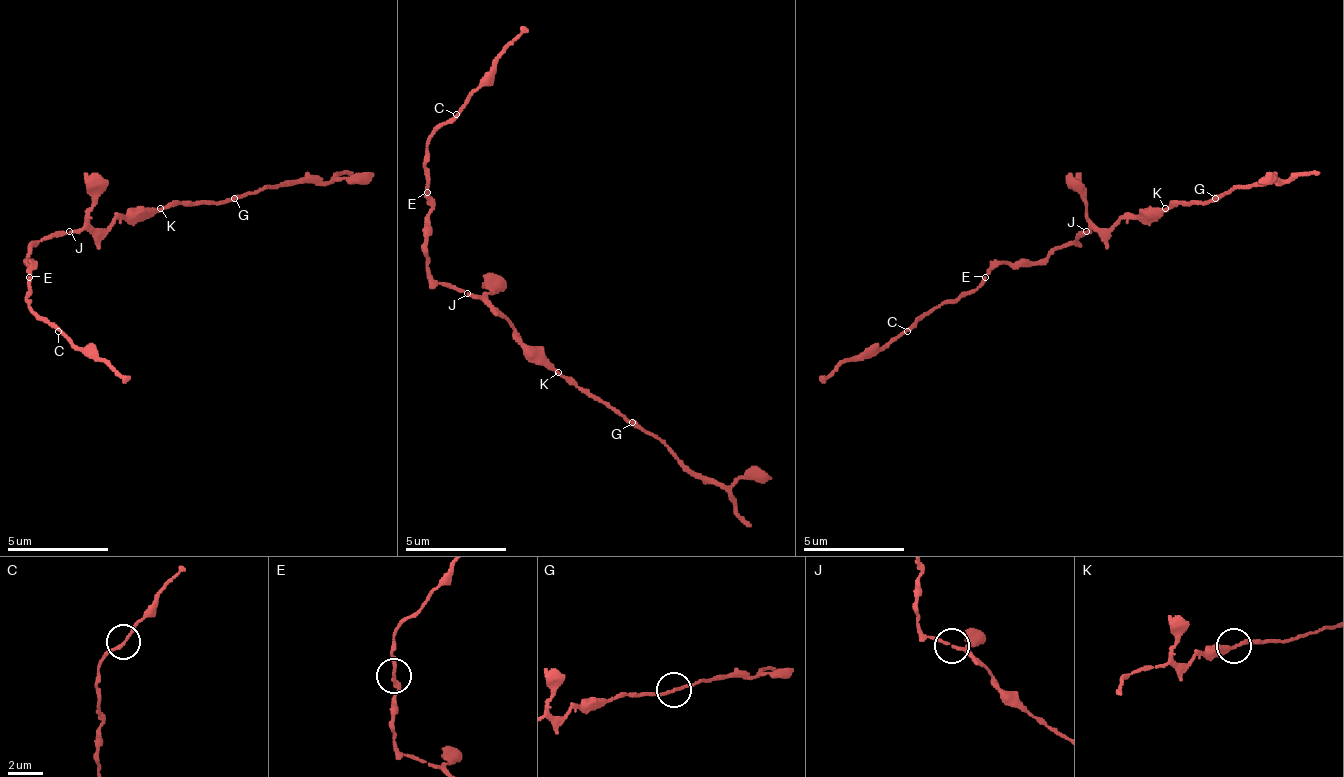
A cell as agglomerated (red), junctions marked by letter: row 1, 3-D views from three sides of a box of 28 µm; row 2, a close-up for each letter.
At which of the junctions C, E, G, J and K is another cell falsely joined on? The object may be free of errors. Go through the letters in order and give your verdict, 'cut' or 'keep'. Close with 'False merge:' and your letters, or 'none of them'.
C: keep
E: keep
G: keep
J: keep
K: keep
False merge: none of them

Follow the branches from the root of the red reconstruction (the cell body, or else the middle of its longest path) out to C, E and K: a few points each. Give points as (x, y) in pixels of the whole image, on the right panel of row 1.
C: (1090, 230), (1044, 260), (998, 265), (973, 290), (933, 306), (907, 331)
E: (1090, 230), (1080, 240), (1059, 245), (1044, 260), (1009, 260), (1004, 265), (993, 265), (983, 275)
K: (1090, 230), (1115, 230), (1135, 214), (1161, 214), (1166, 209)

